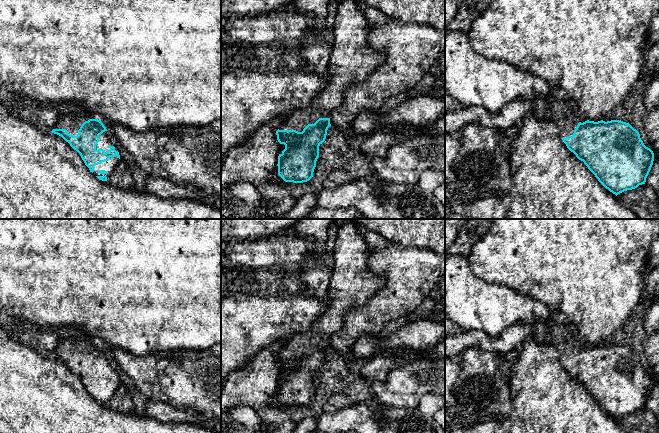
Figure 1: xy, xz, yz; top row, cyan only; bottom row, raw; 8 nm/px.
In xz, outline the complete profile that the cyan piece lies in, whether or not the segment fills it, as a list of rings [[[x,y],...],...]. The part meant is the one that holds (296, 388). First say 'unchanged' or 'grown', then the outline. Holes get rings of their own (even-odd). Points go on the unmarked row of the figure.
grown; [[[350,219],[339,227],[333,253],[334,268],[328,285],[329,305],[313,322],[310,330],[298,333],[288,340],[276,355],[277,364],[285,369],[278,380],[278,399],[285,406],[303,407],[313,401],[319,370],[325,365],[331,350],[330,338],[344,325],[344,316],[349,309],[366,303],[385,285],[385,277],[374,275],[369,268],[370,247]]]

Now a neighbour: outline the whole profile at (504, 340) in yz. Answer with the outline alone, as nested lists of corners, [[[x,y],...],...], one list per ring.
[[[506,328],[498,337],[492,338],[488,334],[477,331],[455,330],[445,336],[445,357],[457,358],[470,347],[476,347],[488,352],[503,353],[512,348],[513,338]]]

